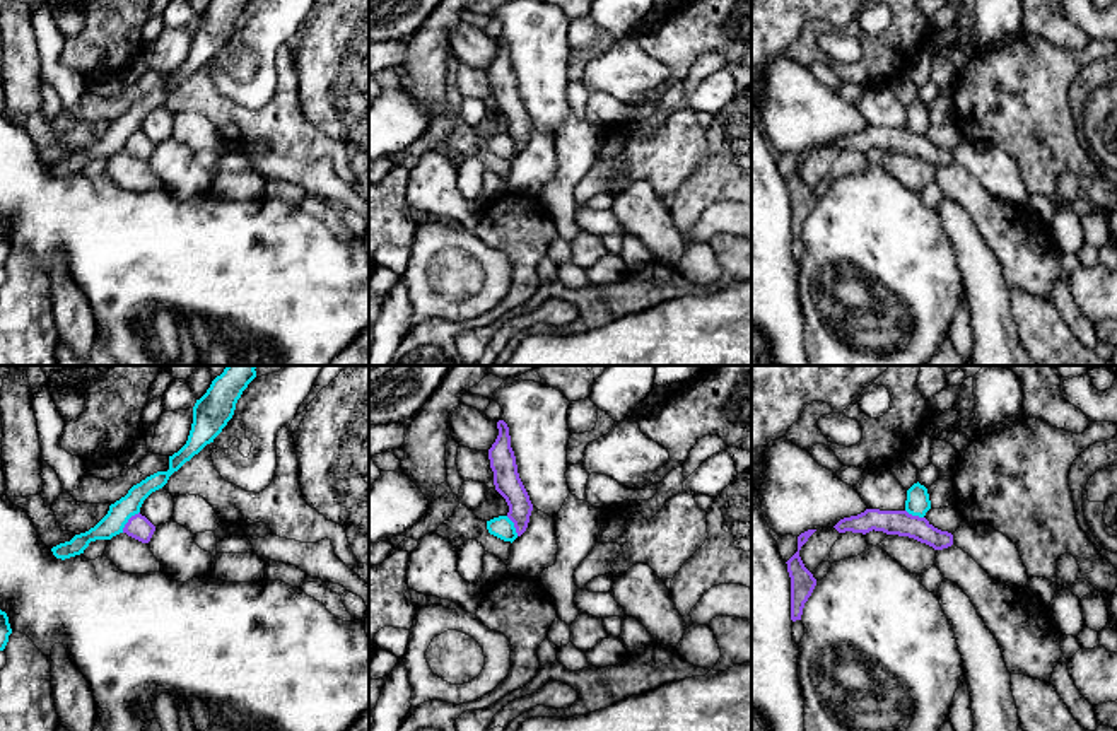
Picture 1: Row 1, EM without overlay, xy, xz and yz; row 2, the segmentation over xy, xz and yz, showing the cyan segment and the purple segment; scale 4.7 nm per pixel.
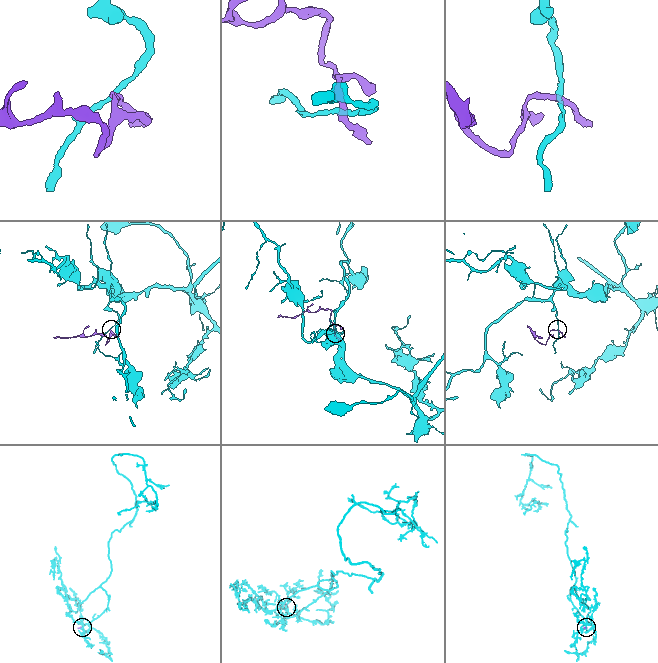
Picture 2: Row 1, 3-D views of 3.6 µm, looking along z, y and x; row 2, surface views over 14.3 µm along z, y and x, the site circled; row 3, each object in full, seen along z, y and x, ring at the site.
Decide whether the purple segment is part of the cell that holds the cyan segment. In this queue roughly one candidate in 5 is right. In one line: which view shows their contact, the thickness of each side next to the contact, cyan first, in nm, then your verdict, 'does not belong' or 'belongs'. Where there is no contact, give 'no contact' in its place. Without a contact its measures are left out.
xy | 110/110 nm | does not belong

